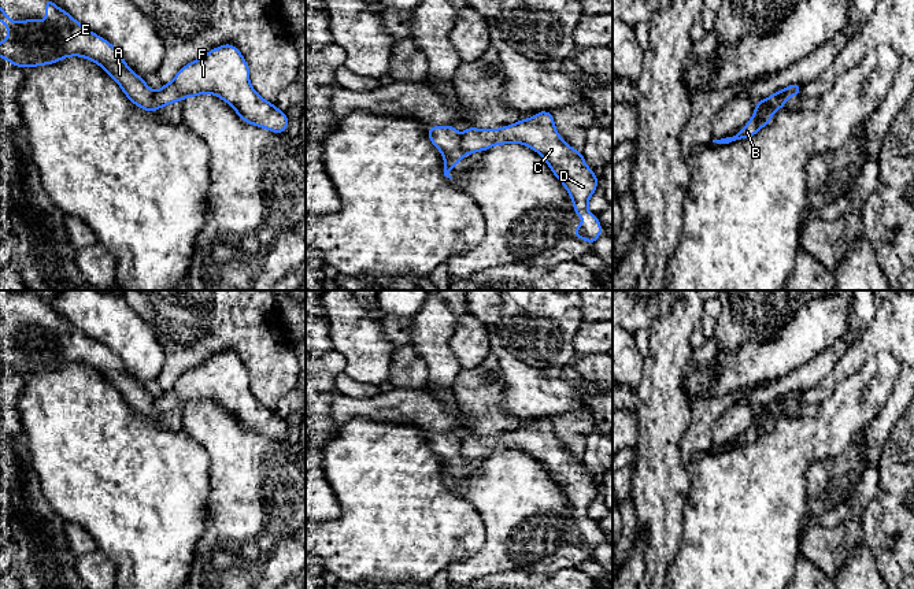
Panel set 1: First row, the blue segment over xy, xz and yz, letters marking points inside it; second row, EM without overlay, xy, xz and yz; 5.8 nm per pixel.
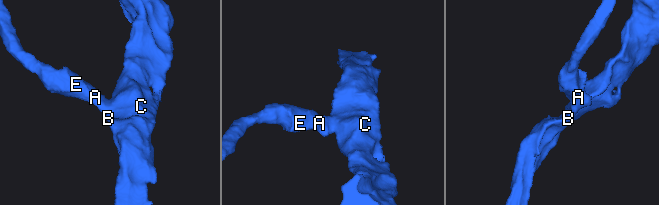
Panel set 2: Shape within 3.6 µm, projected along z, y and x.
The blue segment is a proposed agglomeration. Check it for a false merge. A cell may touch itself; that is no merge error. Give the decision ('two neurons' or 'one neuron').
two neurons

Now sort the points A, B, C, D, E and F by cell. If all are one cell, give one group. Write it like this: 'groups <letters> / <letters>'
groups A E / B C D F

